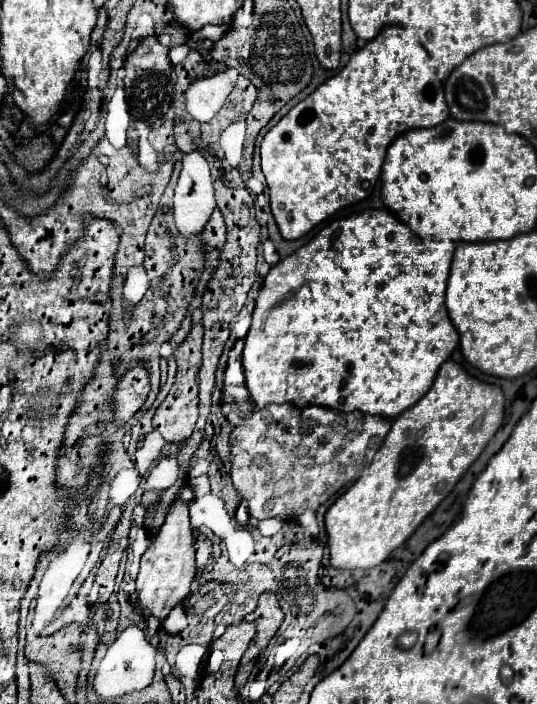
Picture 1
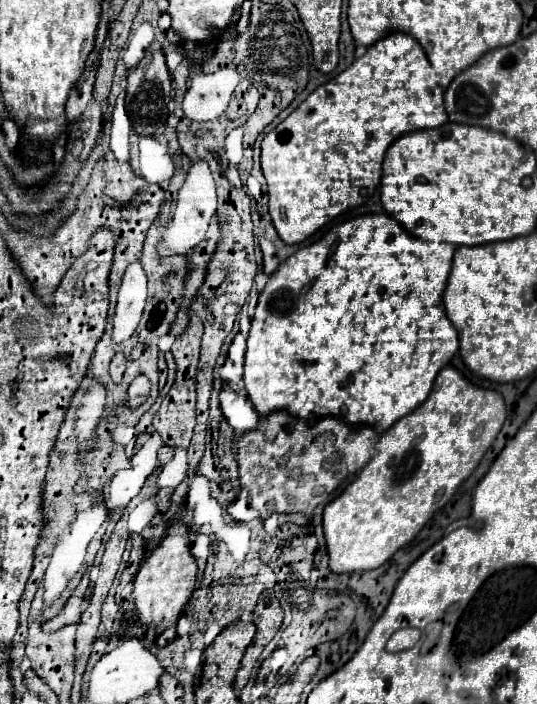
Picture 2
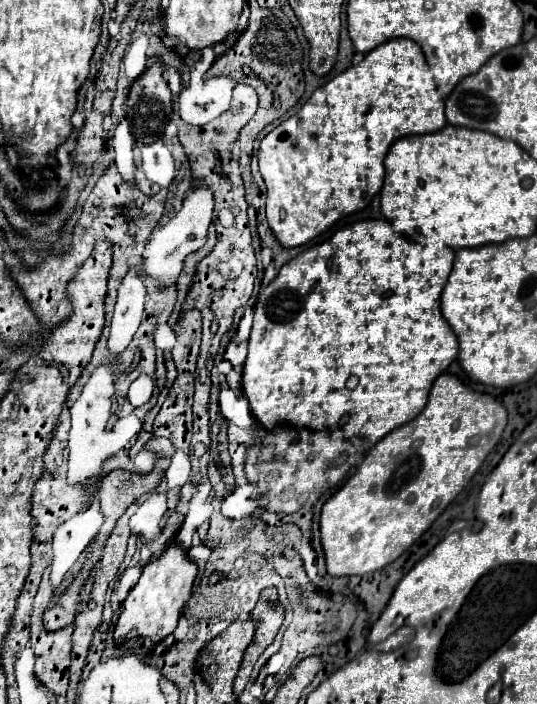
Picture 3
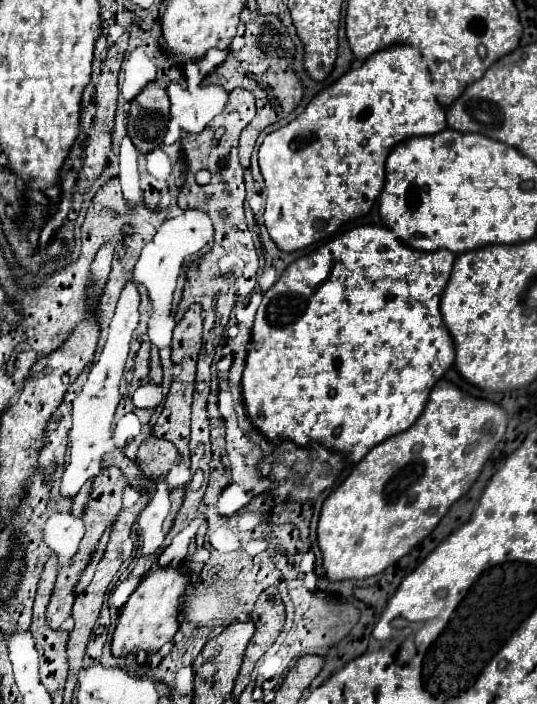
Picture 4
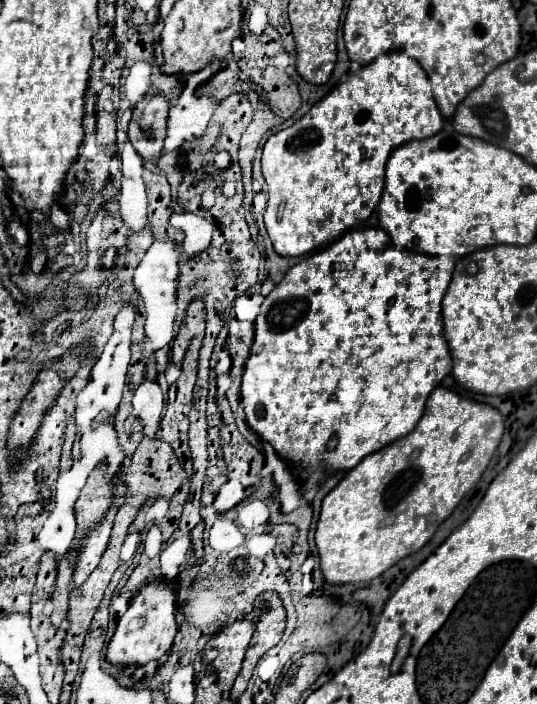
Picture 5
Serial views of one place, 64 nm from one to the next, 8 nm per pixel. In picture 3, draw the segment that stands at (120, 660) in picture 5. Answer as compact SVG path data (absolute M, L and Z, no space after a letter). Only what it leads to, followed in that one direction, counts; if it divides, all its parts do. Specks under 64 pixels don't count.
M176 540L168 542L164 554L160 554L158 558L152 558L142 568L138 584L126 596L126 600L122 604L122 614L120 614L116 630L114 630L114 642L122 644L134 636L140 636L140 638L150 638L156 644L164 636L172 634L178 624L178 618L182 616L186 602L192 596L192 586L194 586L196 574L198 574L198 568L192 560L188 560L184 548L180 548L180 544L176 544Z

